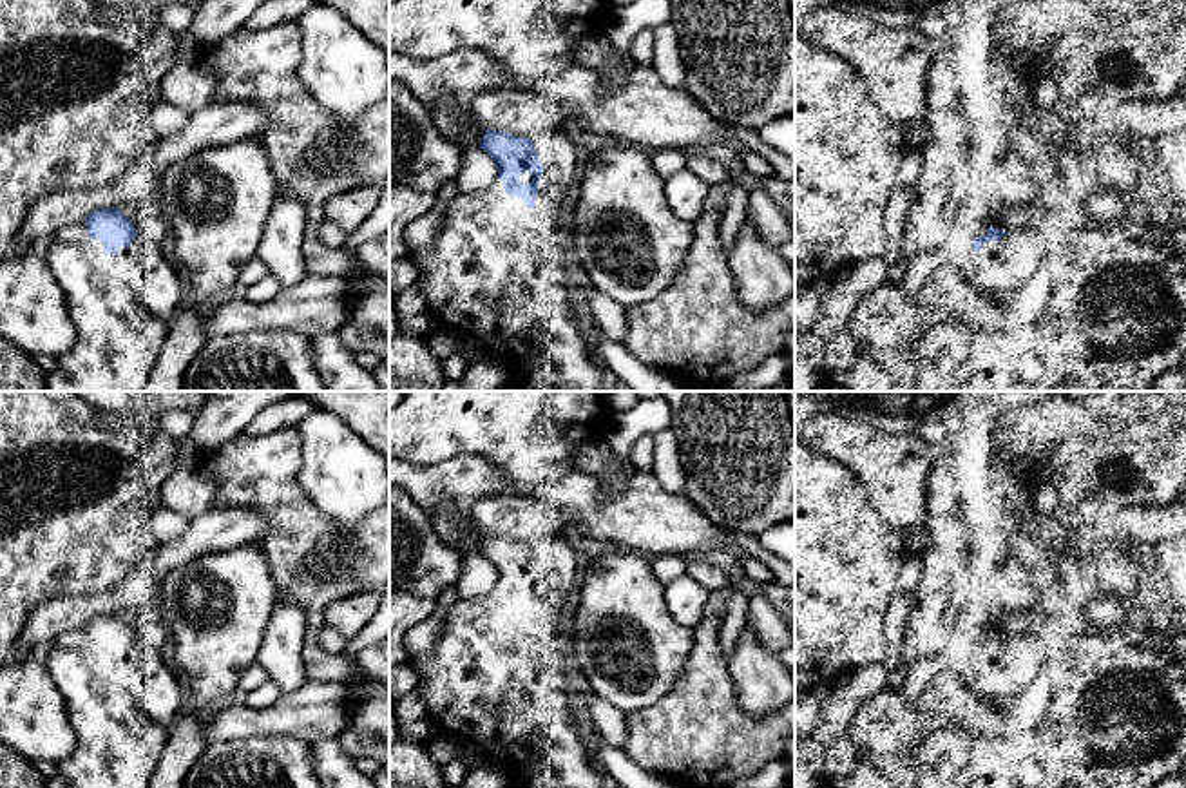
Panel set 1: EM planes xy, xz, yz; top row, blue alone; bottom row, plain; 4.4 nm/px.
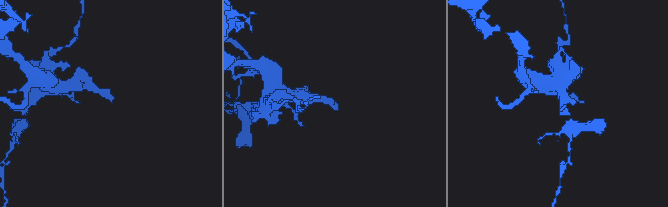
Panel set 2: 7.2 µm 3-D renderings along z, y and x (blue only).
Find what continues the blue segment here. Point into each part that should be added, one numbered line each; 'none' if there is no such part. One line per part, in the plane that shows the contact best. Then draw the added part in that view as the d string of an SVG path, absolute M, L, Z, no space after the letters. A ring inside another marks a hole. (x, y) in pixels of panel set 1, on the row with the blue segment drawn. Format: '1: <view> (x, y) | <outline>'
1: xz (542, 201) | M545 194L536 196L536 205L550 210L549 223L552 225L554 230L560 228L560 225L561 225L561 221L558 219L560 203L561 201L549 203Z

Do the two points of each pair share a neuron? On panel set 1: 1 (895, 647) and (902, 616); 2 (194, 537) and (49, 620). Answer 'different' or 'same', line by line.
1: same
2: same

